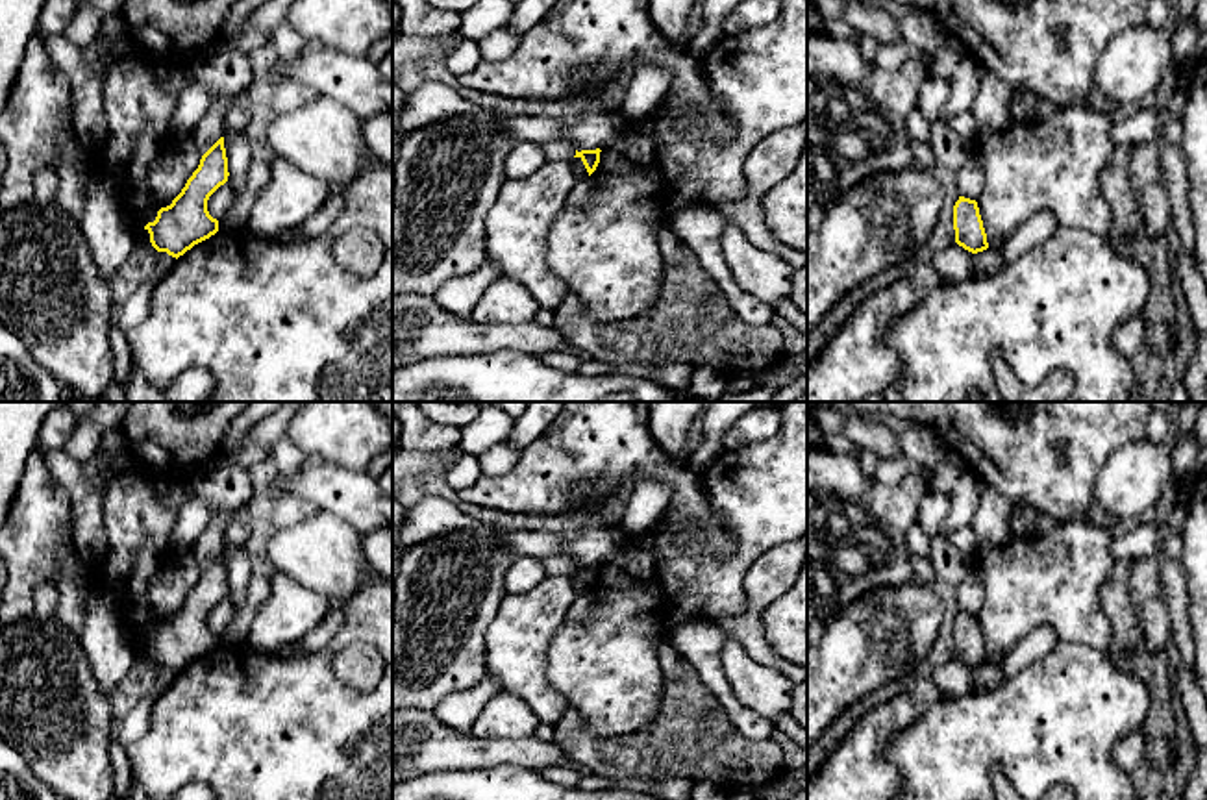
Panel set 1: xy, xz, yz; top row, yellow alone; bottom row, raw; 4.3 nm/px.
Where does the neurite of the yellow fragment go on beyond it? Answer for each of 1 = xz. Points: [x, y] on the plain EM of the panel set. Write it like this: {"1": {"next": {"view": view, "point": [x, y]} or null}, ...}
{"1": {"next": null}}

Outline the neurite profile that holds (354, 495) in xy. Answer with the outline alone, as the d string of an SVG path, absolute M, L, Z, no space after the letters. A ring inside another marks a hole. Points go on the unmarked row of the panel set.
M305 461L292 478L280 478L281 494L300 496L350 522L361 535L392 526L392 496L385 494L368 470L337 463Z

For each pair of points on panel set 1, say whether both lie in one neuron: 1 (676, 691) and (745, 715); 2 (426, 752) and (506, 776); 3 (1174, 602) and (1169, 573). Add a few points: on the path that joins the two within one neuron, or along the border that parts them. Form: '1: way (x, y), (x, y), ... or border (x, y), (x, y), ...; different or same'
1: border (696, 673), (730, 723), (752, 739); different
2: border (524, 769), (498, 763), (478, 769), (437, 771); different
3: way (1174, 595), (1174, 580); same

